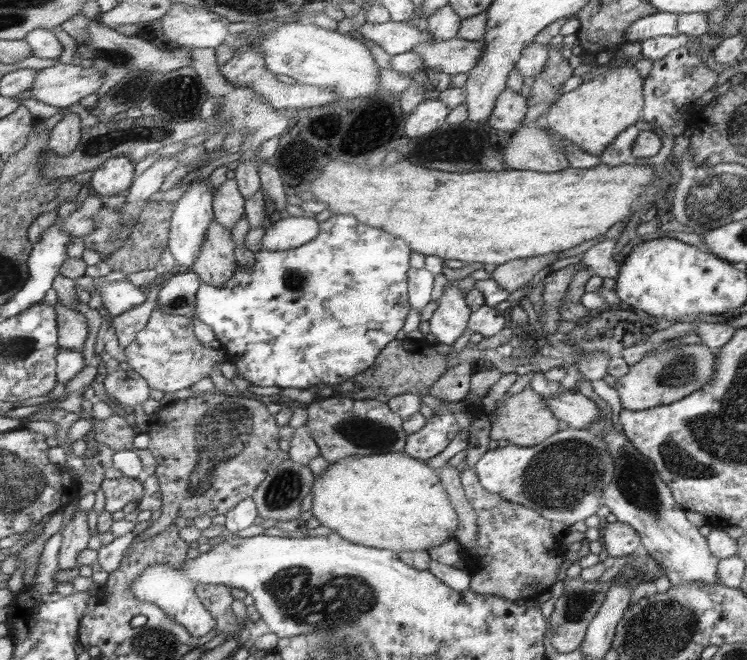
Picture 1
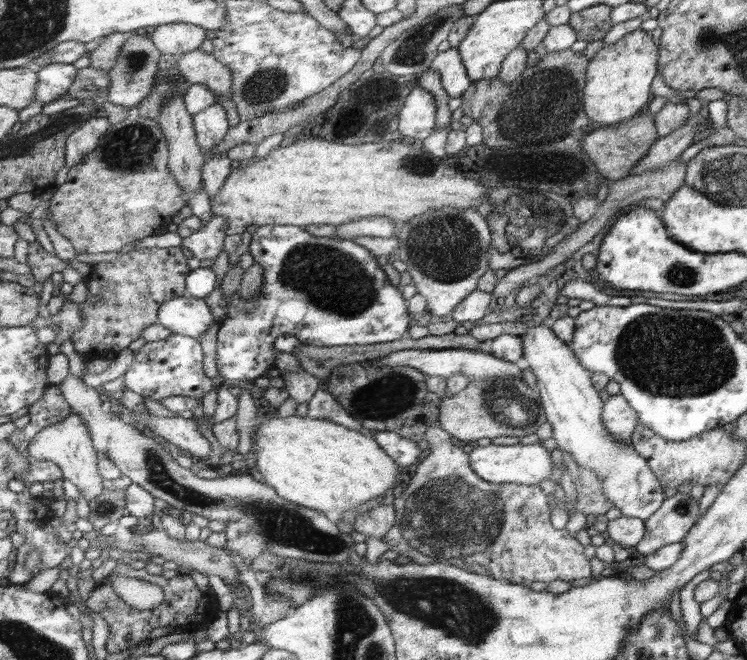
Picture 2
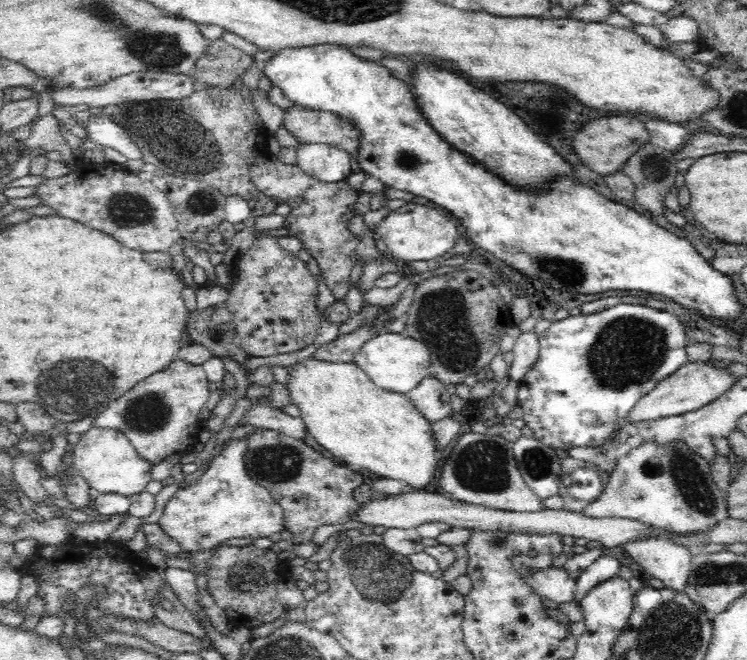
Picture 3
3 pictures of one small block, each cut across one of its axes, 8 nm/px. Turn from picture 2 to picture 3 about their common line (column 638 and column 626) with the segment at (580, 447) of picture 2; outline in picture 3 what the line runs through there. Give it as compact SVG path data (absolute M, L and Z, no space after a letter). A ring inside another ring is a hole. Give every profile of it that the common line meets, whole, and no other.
M644 440L626 454L620 455L601 495L586 506L581 513L590 518L624 518L650 524L674 535L696 535L717 526L729 518L726 495L712 479L710 465L692 447L681 440L656 443Z

